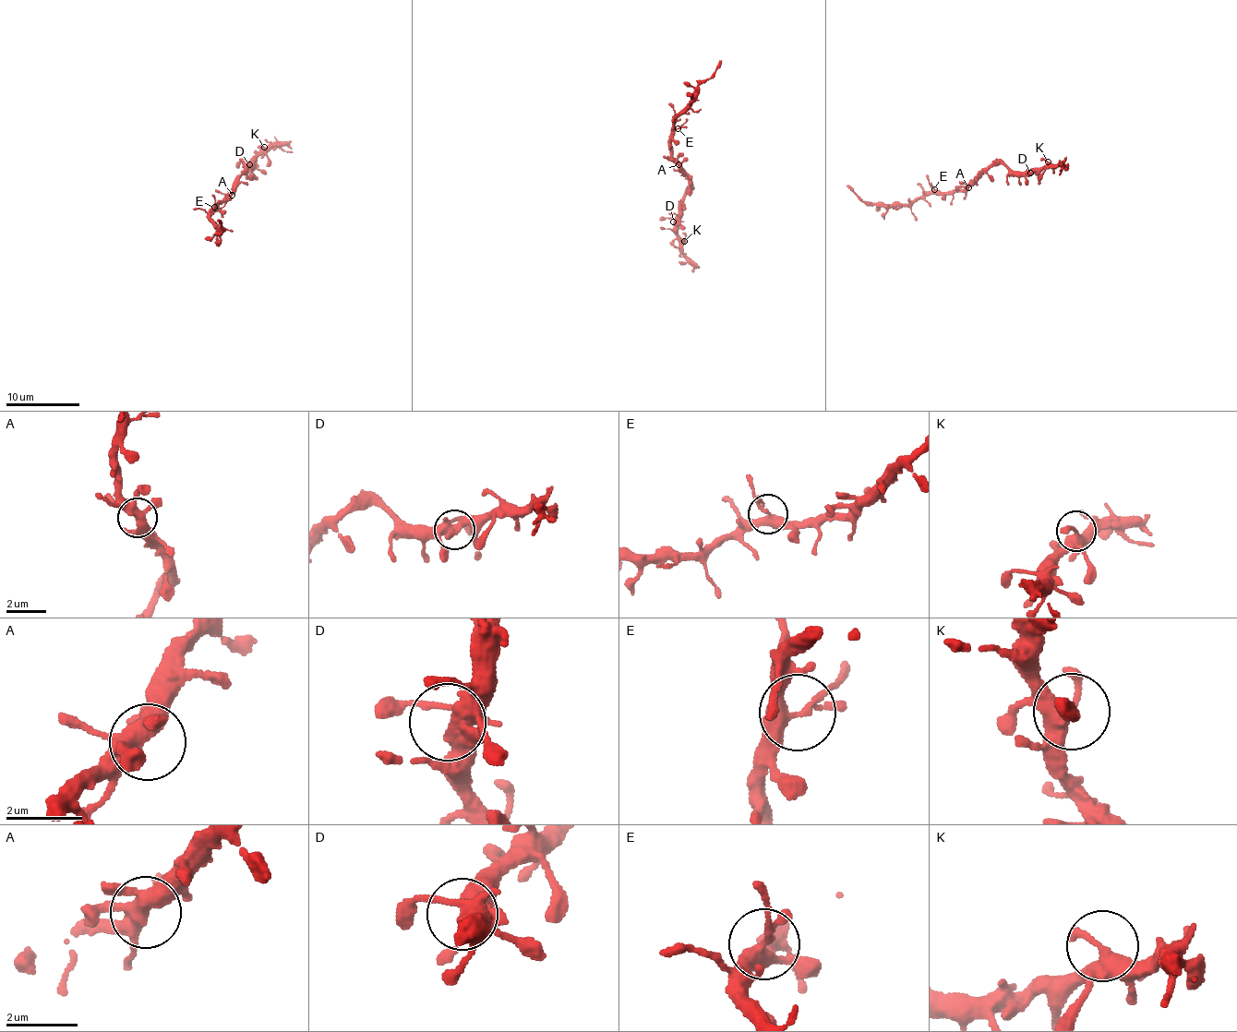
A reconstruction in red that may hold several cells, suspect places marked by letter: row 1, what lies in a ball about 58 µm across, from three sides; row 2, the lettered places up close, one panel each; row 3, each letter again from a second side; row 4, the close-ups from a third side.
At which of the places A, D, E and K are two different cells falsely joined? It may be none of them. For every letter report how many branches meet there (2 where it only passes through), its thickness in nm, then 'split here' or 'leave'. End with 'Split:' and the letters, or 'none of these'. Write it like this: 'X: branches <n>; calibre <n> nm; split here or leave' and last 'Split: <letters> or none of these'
A: branches 5; calibre 400 nm; leave
D: branches 4; calibre 400 nm; leave
E: branches 4; calibre 320 nm; leave
K: branches 5; calibre 360 nm; leave
Split: none of these

